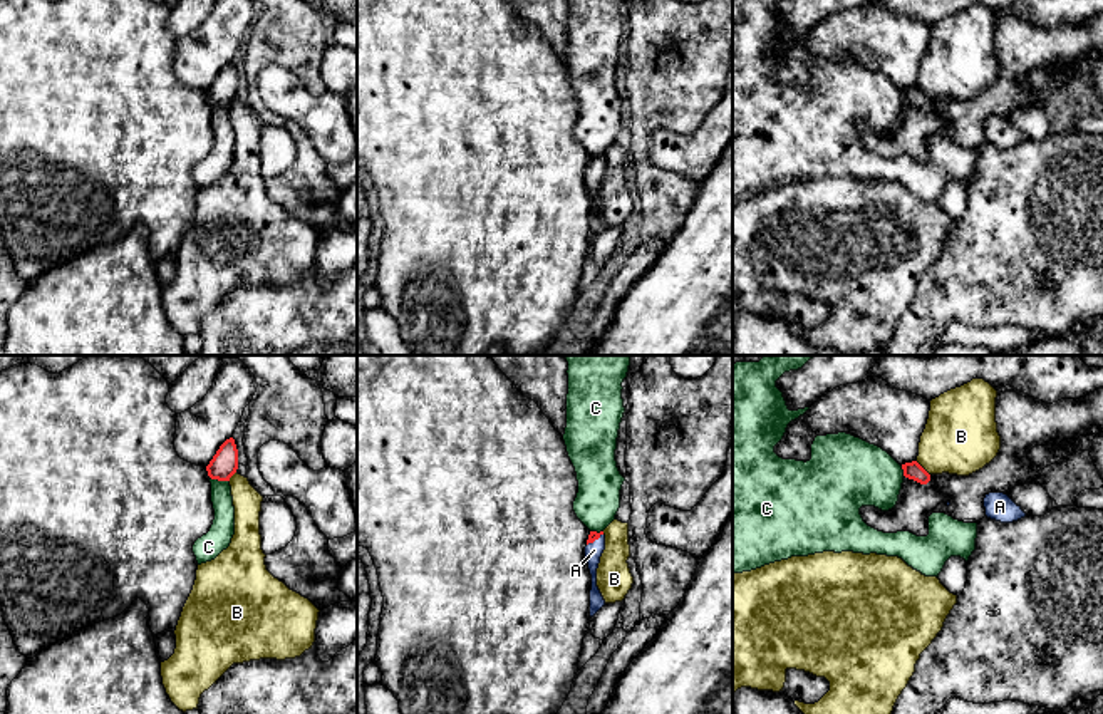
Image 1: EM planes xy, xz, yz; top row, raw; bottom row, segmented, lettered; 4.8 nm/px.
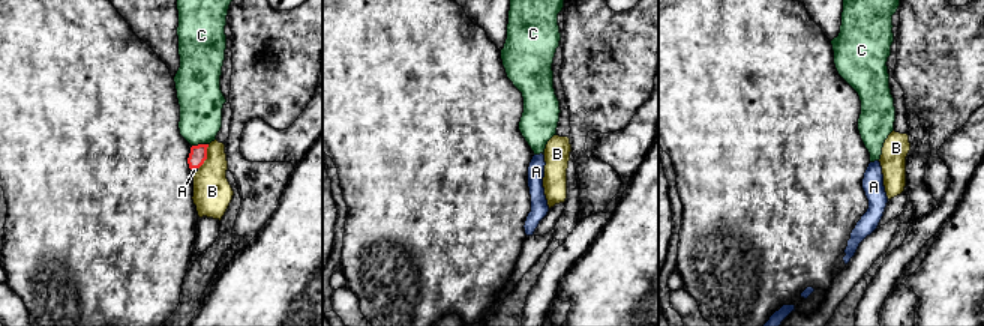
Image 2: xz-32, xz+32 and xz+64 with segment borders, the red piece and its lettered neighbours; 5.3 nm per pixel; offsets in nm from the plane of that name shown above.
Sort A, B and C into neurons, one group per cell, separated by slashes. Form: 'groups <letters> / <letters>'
groups A / B / C

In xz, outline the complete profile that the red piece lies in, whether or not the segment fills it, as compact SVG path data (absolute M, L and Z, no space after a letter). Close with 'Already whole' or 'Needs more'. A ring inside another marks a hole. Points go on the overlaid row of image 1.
M590 531L587 546L585 546L585 558L588 563L590 575L592 575L590 617L593 617L605 605L605 600L597 587L597 568L598 568L603 550L605 550L603 531L600 533Z. Needs more

